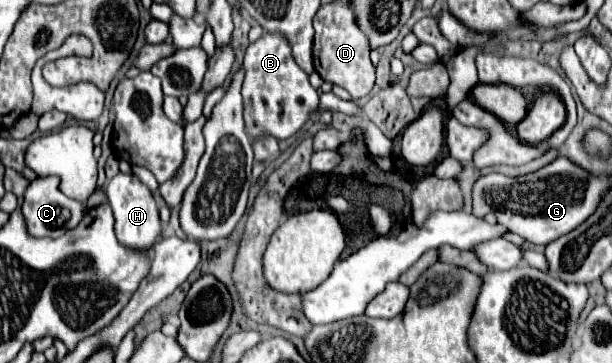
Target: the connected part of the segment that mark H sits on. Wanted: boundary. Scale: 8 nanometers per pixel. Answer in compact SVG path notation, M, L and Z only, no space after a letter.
M118 173L106 187L108 203L116 217L116 237L122 245L130 249L150 249L158 241L158 235L162 231L160 227L160 215L158 205L154 201L154 195L150 189L134 175L134 173Z

